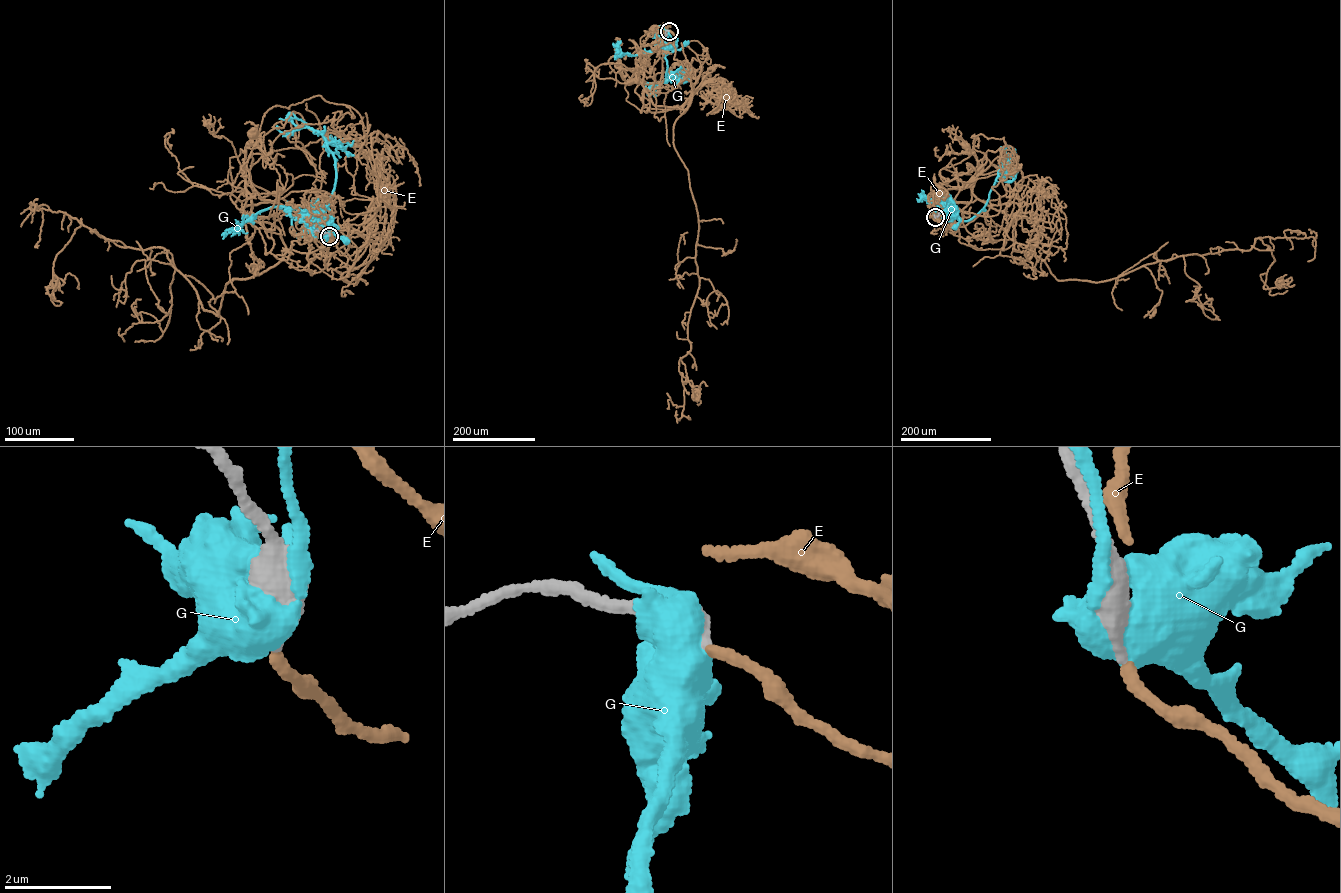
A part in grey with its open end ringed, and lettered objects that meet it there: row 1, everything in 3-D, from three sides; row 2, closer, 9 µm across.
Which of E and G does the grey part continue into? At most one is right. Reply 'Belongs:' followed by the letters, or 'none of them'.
Belongs: E

